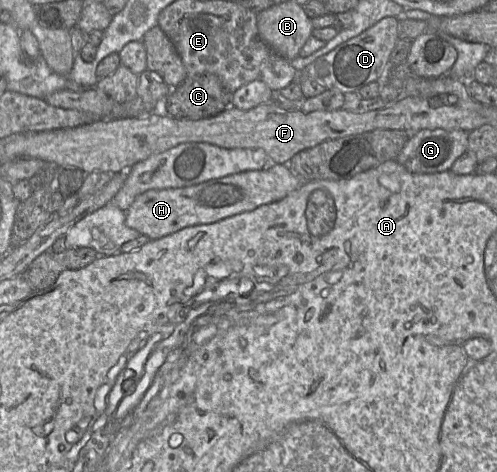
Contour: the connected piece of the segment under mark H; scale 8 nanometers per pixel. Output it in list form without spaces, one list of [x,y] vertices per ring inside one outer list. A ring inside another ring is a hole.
[[[269,164],[261,170],[236,173],[189,187],[151,189],[136,197],[125,212],[125,224],[155,240],[186,227],[215,223],[279,201],[297,190],[302,183],[289,165]]]

